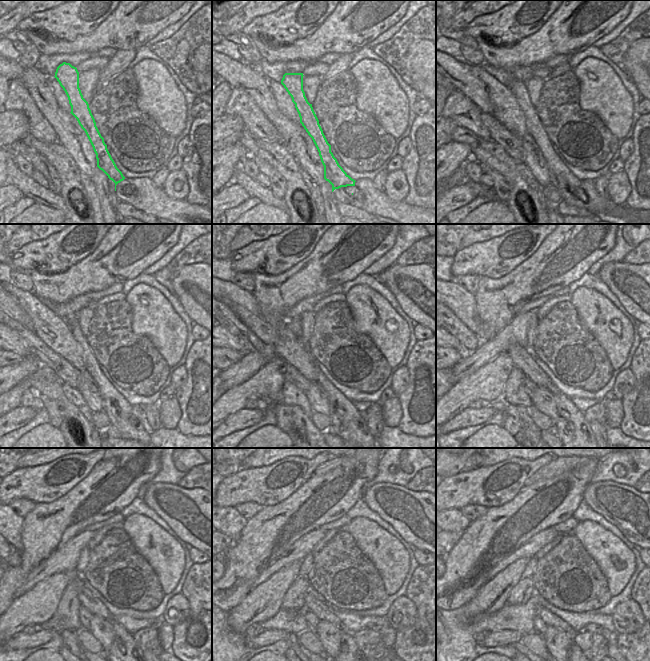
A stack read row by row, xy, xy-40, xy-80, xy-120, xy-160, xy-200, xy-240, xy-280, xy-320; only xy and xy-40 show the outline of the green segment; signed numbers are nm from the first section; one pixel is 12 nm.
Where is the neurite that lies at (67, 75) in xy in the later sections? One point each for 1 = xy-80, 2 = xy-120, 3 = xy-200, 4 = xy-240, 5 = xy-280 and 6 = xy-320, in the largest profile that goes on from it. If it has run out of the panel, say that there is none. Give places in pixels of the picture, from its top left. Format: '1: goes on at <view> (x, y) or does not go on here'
1: goes on at xy-80 (560, 177)
2: goes on at xy-120 (129, 427)
3: goes on at xy-200 (572, 427)
4: goes on at xy-240 (124, 651)
5: goes on at xy-280 (349, 651)
6: goes on at xy-320 (575, 651)

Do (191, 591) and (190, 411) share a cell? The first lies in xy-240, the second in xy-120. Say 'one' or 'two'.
one

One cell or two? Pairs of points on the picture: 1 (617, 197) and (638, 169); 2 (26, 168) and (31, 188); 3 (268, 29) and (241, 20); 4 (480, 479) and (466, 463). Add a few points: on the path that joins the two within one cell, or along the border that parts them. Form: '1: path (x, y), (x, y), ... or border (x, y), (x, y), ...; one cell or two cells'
1: border (623, 169), (631, 188), (625, 203); two cells
2: border (14, 156), (16, 165), (29, 177); two cells
3: border (270, 13), (254, 17), (240, 30); two cells
4: border (480, 466), (458, 472), (450, 477); two cells

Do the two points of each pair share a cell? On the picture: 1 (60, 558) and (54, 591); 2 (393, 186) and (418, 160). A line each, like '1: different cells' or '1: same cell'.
1: different cells
2: different cells

